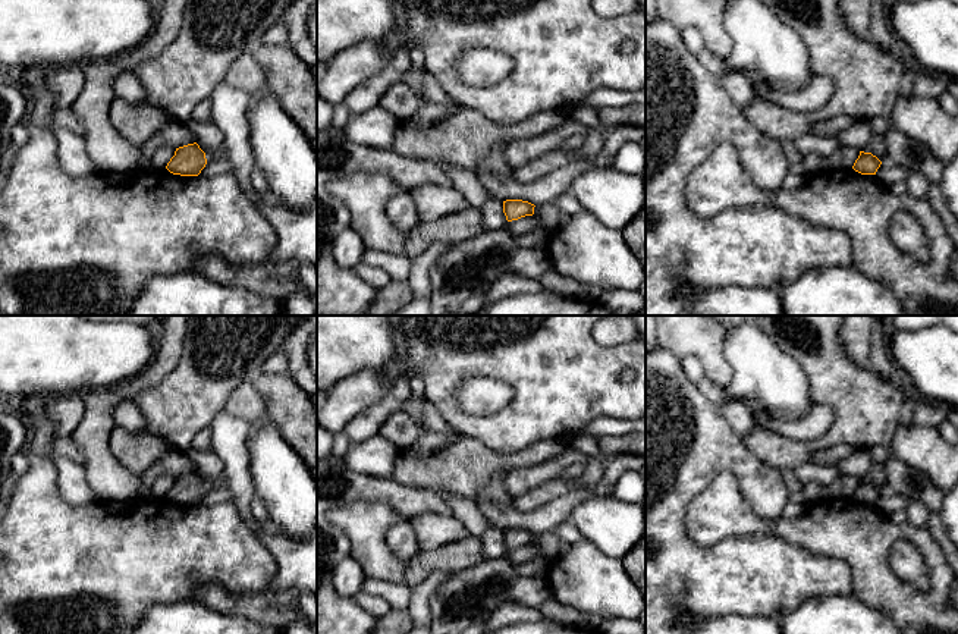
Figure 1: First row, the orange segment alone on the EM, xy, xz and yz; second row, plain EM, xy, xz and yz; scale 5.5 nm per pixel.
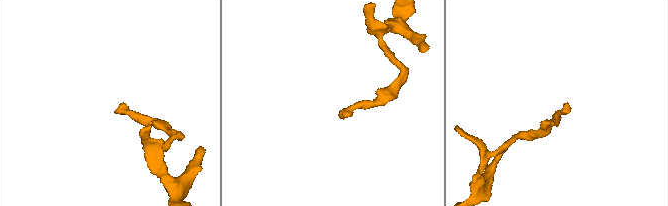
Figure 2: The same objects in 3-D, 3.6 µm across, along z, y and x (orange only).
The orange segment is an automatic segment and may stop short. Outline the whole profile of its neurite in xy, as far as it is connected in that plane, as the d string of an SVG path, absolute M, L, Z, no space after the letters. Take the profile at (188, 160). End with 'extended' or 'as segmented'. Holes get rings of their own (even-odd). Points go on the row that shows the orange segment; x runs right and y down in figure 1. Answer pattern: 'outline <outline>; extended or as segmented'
outline M197 142L176 148L166 169L173 175L198 176L205 167L205 153Z; as segmented

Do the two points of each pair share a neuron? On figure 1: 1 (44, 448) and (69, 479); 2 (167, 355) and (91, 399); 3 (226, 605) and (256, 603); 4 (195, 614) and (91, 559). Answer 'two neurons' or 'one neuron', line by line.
1: one neuron
2: one neuron
3: one neuron
4: two neurons

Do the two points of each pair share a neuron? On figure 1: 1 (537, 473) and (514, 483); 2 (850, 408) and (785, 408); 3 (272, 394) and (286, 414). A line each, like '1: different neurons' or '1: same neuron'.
1: same neuron
2: different neurons
3: same neuron

